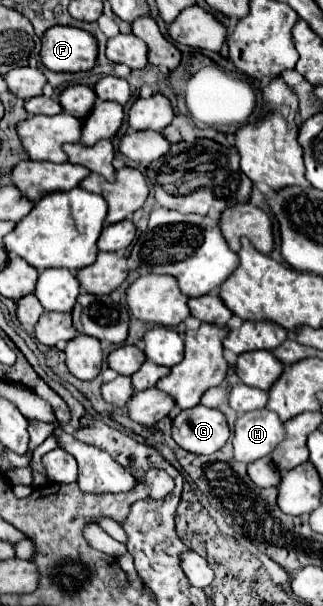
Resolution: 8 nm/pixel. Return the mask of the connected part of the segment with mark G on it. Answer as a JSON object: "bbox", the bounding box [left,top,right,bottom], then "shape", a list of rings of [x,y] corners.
{"bbox":[172,406,230,454],"shape":[[[194,406],[182,410],[172,422],[172,438],[176,444],[194,454],[212,454],[230,438],[230,428],[220,410]]]}

